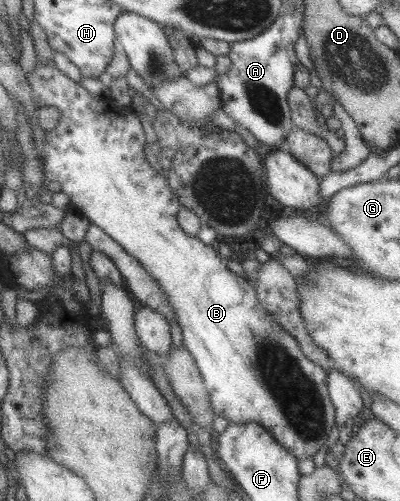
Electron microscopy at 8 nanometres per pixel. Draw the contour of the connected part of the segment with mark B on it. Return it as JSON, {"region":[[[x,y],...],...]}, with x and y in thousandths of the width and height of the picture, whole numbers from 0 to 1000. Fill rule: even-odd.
{"region":[[[90,118],[90,128],[80,144],[65,144],[65,158],[70,170],[80,178],[80,194],[90,202],[95,216],[103,214],[140,214],[150,222],[150,236],[135,255],[130,255],[115,271],[110,271],[110,287],[105,287],[105,305],[110,305],[108,349],[123,361],[140,361],[150,369],[150,377],[175,397],[178,419],[193,421],[200,429],[210,429],[223,445],[235,445],[240,453],[250,453],[253,461],[280,477],[325,515],[333,515],[358,537],[370,545],[370,551],[390,565],[400,577],[408,593],[420,601],[423,613],[438,623],[443,635],[443,649],[453,657],[455,689],[475,703],[480,717],[490,725],[490,735],[498,739],[505,762],[520,776],[528,812],[540,830],[558,832],[570,842],[580,844],[615,844],[635,842],[665,854],[675,862],[675,870],[715,894],[730,910],[740,912],[740,920],[760,916],[783,908],[810,888],[815,872],[825,854],[838,844],[835,814],[823,794],[818,778],[818,745],[813,745],[798,729],[765,715],[755,705],[740,677],[730,673],[710,655],[690,643],[680,629],[670,627],[655,615],[638,591],[638,571],[625,569],[605,553],[593,553],[565,535],[563,523],[553,519],[545,509],[530,499],[523,489],[510,489],[490,471],[470,471],[455,463],[450,451],[443,447],[443,421],[453,415],[450,403],[420,365],[415,353],[405,345],[395,345],[390,337],[375,333],[375,325],[365,321],[360,293],[365,285],[360,279],[360,263],[355,263],[355,250],[345,242],[345,230],[335,230],[330,212],[295,212],[285,200],[265,192],[240,192],[225,188],[215,178],[205,176],[200,168],[188,166],[170,156],[160,146],[150,144],[130,120],[100,124]]]}

